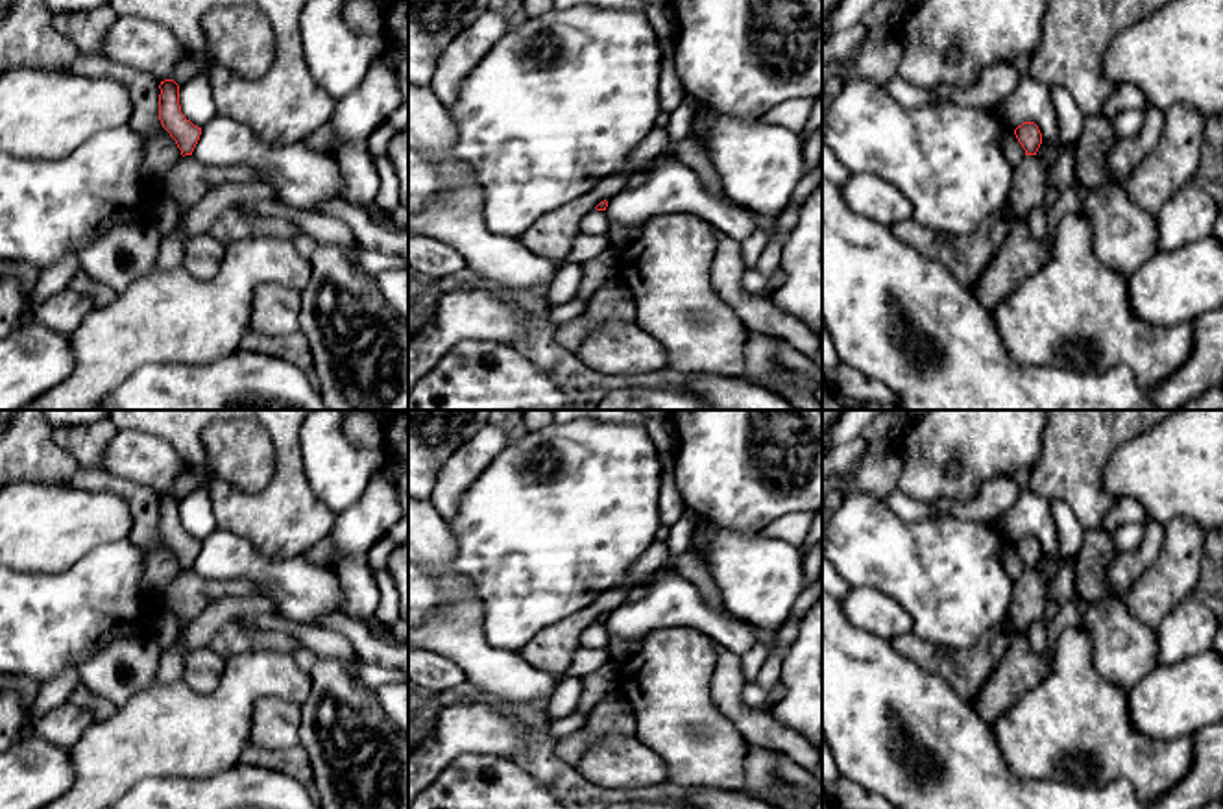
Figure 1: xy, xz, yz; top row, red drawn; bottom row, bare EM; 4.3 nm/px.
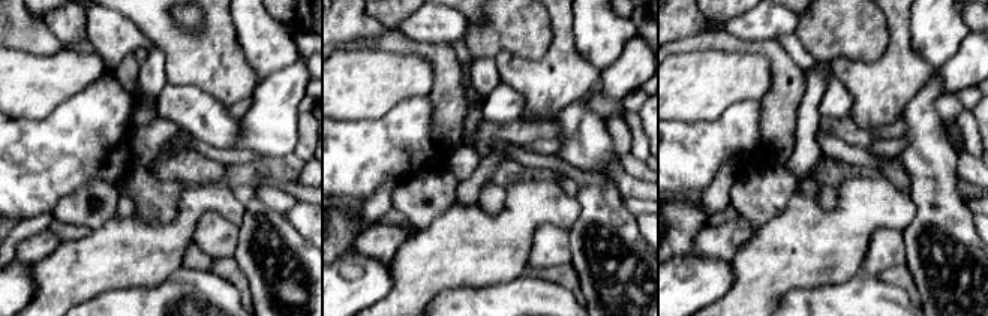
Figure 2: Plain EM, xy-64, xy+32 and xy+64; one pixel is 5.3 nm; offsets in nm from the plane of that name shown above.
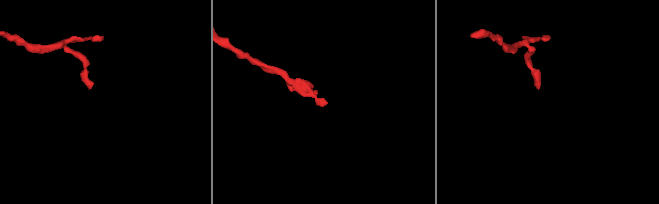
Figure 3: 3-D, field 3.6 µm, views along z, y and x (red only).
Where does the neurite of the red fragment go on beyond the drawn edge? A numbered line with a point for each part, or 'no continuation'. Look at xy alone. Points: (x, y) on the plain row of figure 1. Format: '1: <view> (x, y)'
no continuation

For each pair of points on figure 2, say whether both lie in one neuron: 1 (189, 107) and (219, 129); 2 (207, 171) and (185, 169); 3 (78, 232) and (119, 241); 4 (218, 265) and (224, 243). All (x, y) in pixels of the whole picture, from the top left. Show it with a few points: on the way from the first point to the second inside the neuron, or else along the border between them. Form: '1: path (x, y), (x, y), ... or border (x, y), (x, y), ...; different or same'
1: path (197, 113), (212, 123); same
2: path (201, 171), (191, 169); same
3: border (90, 231), (80, 238), (62, 241); different
4: border (192, 241), (207, 255), (233, 256); different

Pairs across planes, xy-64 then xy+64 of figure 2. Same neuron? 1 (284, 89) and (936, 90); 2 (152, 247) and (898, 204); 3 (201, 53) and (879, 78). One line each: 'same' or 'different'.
1: different
2: same
3: same

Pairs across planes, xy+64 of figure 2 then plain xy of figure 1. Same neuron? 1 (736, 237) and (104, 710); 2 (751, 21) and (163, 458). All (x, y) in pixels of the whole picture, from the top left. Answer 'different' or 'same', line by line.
1: different
2: same

